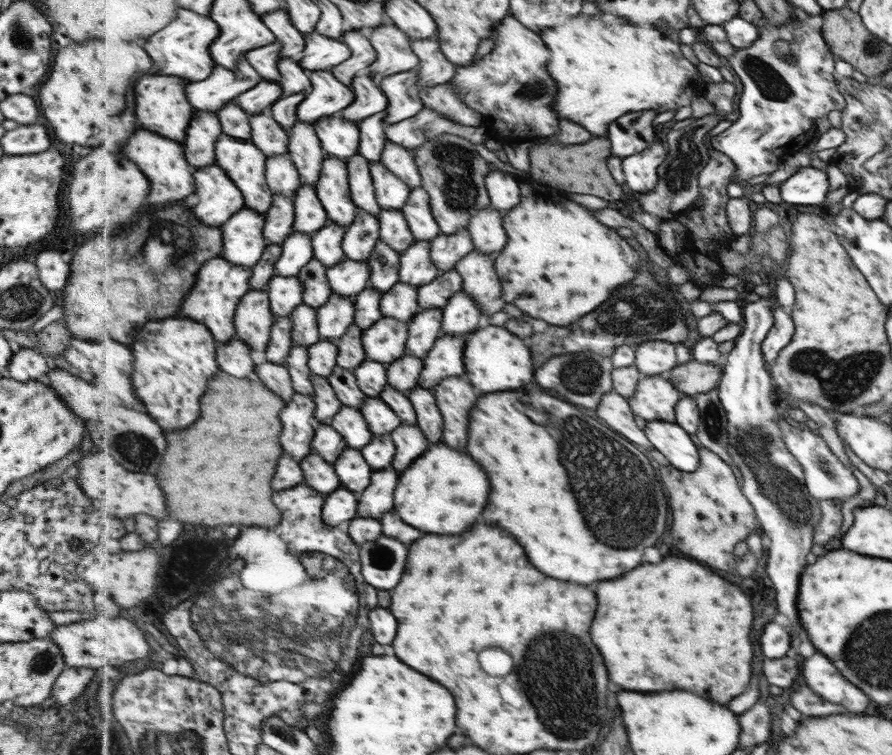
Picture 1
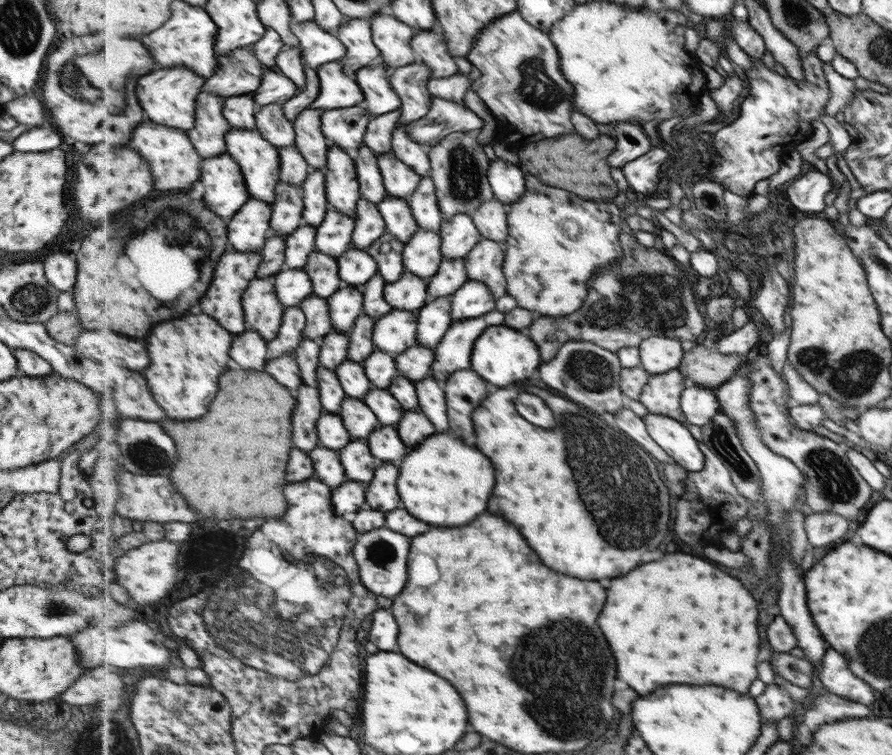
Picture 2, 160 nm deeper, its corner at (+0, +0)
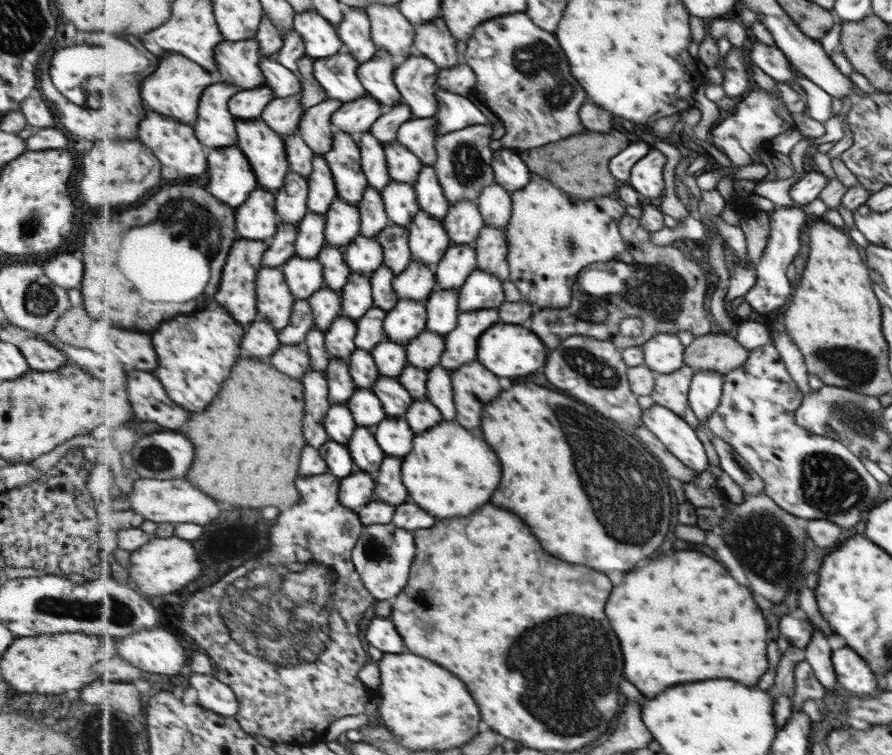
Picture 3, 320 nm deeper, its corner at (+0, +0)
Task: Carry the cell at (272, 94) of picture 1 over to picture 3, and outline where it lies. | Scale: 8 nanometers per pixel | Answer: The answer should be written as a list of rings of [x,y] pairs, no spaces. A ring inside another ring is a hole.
[[[263,56],[260,65],[266,78],[266,84],[273,90],[275,99],[295,96],[302,92],[302,82],[298,76],[283,66],[276,56]]]

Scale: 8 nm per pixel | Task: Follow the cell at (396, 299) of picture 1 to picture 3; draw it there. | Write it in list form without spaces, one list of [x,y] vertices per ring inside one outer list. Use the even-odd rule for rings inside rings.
[[[412,260],[409,266],[396,275],[393,288],[400,300],[418,300],[425,302],[432,292],[437,289],[438,280],[433,266]]]

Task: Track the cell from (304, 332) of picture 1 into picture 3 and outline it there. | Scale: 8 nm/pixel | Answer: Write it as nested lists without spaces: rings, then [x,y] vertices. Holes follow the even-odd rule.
[[[325,286],[309,298],[316,320],[315,328],[327,332],[333,321],[342,314],[343,296]]]

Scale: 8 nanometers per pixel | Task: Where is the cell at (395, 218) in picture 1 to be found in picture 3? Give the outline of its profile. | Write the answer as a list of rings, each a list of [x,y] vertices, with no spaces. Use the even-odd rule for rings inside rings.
[[[391,180],[382,190],[390,222],[410,228],[415,216],[422,209],[414,183]]]

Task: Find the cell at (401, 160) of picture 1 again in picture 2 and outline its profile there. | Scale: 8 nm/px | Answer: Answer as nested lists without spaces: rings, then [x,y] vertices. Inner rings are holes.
[[[399,124],[393,131],[392,153],[420,174],[423,178],[430,176],[432,169],[431,160],[428,156],[428,148],[417,144],[407,134],[405,124]]]

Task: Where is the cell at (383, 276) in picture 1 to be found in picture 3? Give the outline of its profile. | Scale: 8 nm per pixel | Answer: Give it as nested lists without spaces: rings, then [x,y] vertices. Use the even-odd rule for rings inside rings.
[[[390,223],[377,240],[384,248],[384,264],[398,275],[401,274],[413,260],[410,247],[410,228]]]

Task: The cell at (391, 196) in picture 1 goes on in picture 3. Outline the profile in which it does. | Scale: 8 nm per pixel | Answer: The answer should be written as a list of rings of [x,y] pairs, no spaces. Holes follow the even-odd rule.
[[[399,141],[385,146],[385,152],[392,180],[415,183],[424,167],[421,158],[403,144],[399,144]]]

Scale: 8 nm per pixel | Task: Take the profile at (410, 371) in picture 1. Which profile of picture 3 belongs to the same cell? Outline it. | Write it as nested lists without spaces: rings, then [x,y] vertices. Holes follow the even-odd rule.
[[[426,330],[414,338],[408,345],[408,362],[414,367],[429,372],[442,362],[446,349],[446,337],[436,332]]]

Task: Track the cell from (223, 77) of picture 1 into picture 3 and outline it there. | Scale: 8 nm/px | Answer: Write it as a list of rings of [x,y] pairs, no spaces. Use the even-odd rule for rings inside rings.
[[[256,38],[240,41],[224,39],[216,50],[219,70],[223,72],[225,82],[239,86],[241,91],[253,90],[266,84],[260,65],[263,54]]]

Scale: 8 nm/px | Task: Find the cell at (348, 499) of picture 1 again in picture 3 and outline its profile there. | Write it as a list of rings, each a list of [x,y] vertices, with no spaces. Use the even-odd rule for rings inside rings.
[[[356,469],[351,476],[342,479],[340,500],[351,508],[362,508],[375,498],[376,478],[367,471]]]

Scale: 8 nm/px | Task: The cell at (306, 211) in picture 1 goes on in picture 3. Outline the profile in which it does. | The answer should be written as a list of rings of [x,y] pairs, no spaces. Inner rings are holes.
[[[316,156],[313,164],[314,169],[308,179],[310,186],[308,207],[310,211],[316,212],[318,215],[326,215],[331,204],[338,197],[336,180],[332,168],[324,156]]]

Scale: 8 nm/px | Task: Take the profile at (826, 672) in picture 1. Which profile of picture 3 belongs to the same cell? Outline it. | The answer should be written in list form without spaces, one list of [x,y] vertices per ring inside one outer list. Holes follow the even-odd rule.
[[[843,646],[832,650],[830,658],[838,686],[859,699],[871,697],[875,690],[873,670],[854,650]]]

